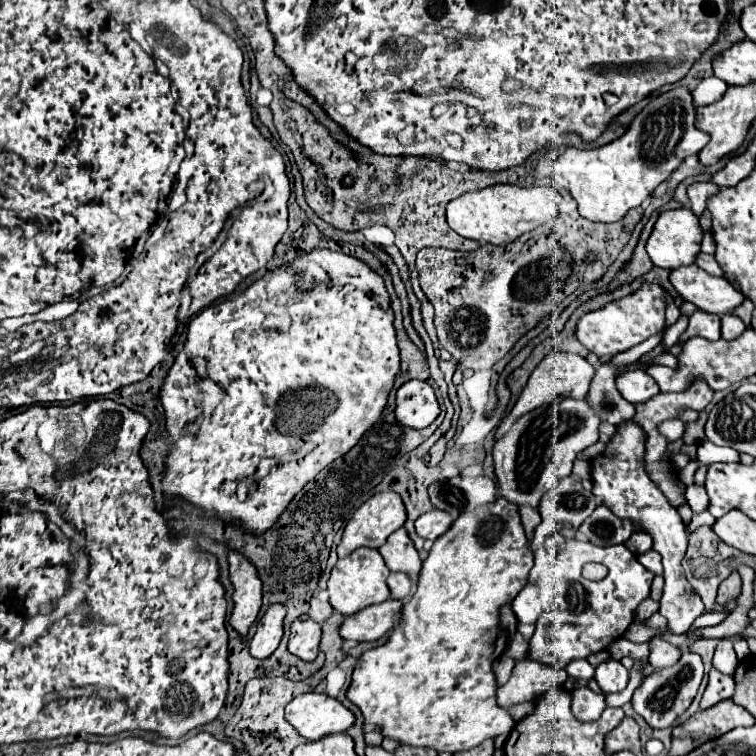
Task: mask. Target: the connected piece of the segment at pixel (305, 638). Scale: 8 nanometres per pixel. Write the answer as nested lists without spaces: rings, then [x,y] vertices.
[[[301,615],[291,623],[289,651],[303,661],[313,661],[319,651],[321,641],[321,625],[315,623],[309,615]]]

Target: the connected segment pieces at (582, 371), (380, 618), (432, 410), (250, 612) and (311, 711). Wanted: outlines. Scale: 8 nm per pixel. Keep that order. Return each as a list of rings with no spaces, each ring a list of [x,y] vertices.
[[[551,351],[543,357],[543,361],[535,367],[535,371],[531,373],[523,393],[519,395],[515,407],[511,409],[511,413],[501,421],[501,425],[497,427],[497,437],[501,437],[503,433],[509,431],[509,427],[513,425],[513,421],[519,417],[519,415],[525,415],[527,411],[539,407],[539,405],[549,405],[549,403],[555,403],[555,401],[561,401],[561,399],[585,399],[587,391],[589,391],[589,381],[593,377],[593,365],[589,365],[583,357],[575,355],[575,353],[559,353],[559,351]]]
[[[387,599],[377,605],[369,605],[363,611],[345,617],[341,625],[341,637],[353,641],[377,641],[385,633],[393,631],[395,615],[403,609],[403,601]]]
[[[419,379],[403,383],[397,389],[395,403],[397,421],[411,429],[429,427],[439,415],[439,403],[433,393],[433,387]]]
[[[229,551],[229,579],[235,587],[229,623],[245,637],[261,609],[261,581],[255,573],[255,565],[235,551]]]
[[[319,693],[295,697],[285,707],[285,719],[307,741],[317,741],[333,733],[345,733],[355,723],[355,715],[341,701]]]

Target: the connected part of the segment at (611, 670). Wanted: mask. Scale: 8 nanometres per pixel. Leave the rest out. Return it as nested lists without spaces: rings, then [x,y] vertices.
[[[607,659],[595,669],[595,681],[605,695],[619,693],[629,683],[629,671],[619,661]]]

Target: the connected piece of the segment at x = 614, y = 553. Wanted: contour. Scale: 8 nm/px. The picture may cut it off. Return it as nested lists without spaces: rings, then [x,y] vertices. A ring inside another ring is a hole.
[[[553,533],[545,547],[549,553],[555,553],[555,561],[549,575],[539,575],[535,585],[539,587],[541,595],[543,585],[555,585],[555,597],[551,611],[545,609],[535,623],[535,633],[529,641],[529,659],[563,669],[571,659],[585,659],[591,653],[605,649],[609,641],[621,637],[627,631],[635,619],[637,605],[649,597],[653,573],[647,571],[637,561],[637,555],[631,553],[625,545],[597,547]],[[587,561],[605,565],[609,563],[609,575],[603,581],[583,579],[581,569]],[[555,619],[559,619],[559,625],[555,625]]]

